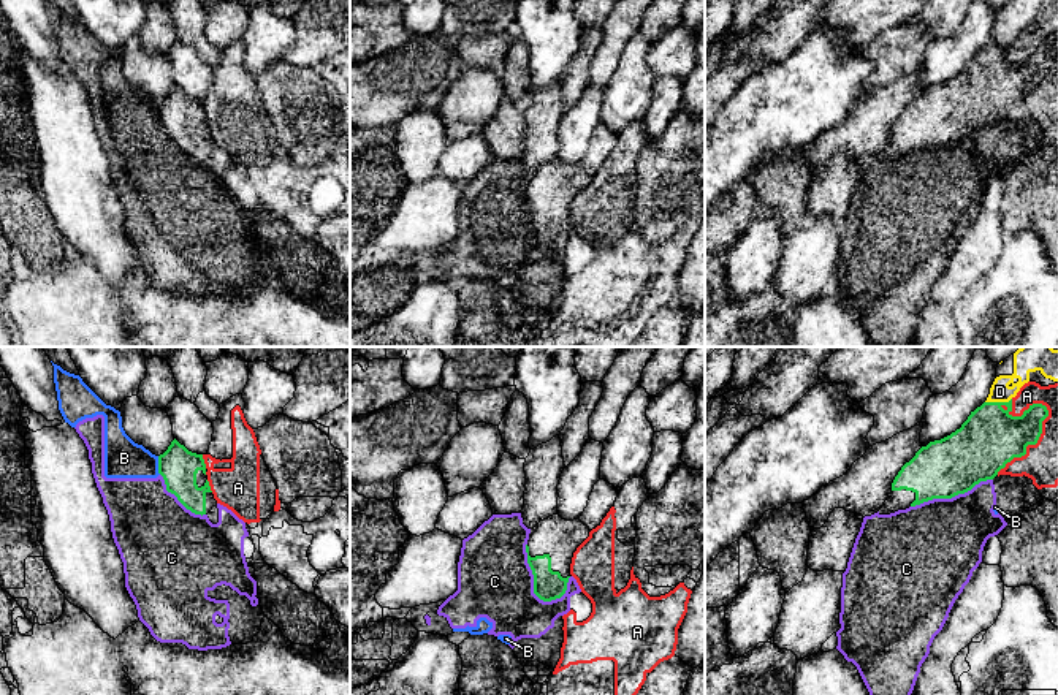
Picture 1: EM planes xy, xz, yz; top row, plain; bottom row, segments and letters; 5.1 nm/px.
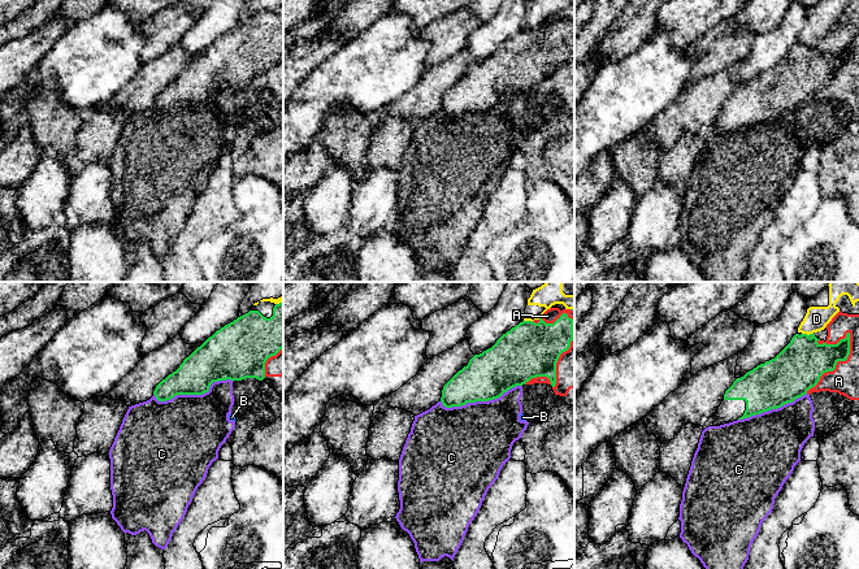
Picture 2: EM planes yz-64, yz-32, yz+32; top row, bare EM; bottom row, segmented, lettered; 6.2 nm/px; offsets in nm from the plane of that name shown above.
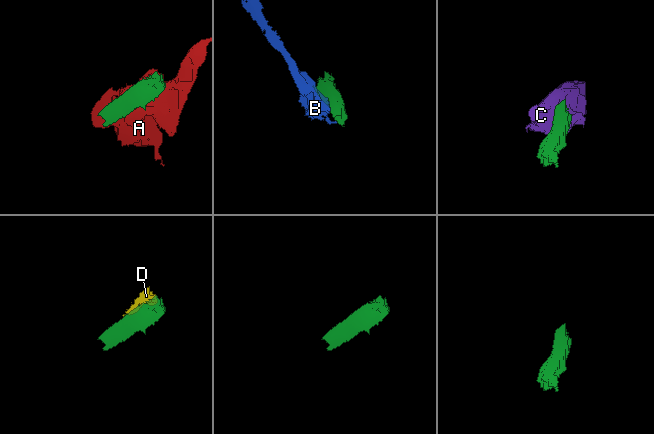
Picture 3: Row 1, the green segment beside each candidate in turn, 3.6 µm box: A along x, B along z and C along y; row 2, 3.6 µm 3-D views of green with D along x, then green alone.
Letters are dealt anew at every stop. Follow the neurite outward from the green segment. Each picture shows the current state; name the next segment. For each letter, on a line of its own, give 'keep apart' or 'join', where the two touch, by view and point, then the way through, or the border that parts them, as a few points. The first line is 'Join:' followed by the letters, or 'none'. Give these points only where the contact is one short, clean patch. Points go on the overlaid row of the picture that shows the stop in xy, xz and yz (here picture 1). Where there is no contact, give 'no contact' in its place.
Join: none
A: keep apart | yz (1033, 444)
B: keep apart | xy (159, 466) | along xy (157, 456), (157, 470), (160, 474)
C: keep apart | xz (534, 581)
D: keep apart | yz (998, 402)

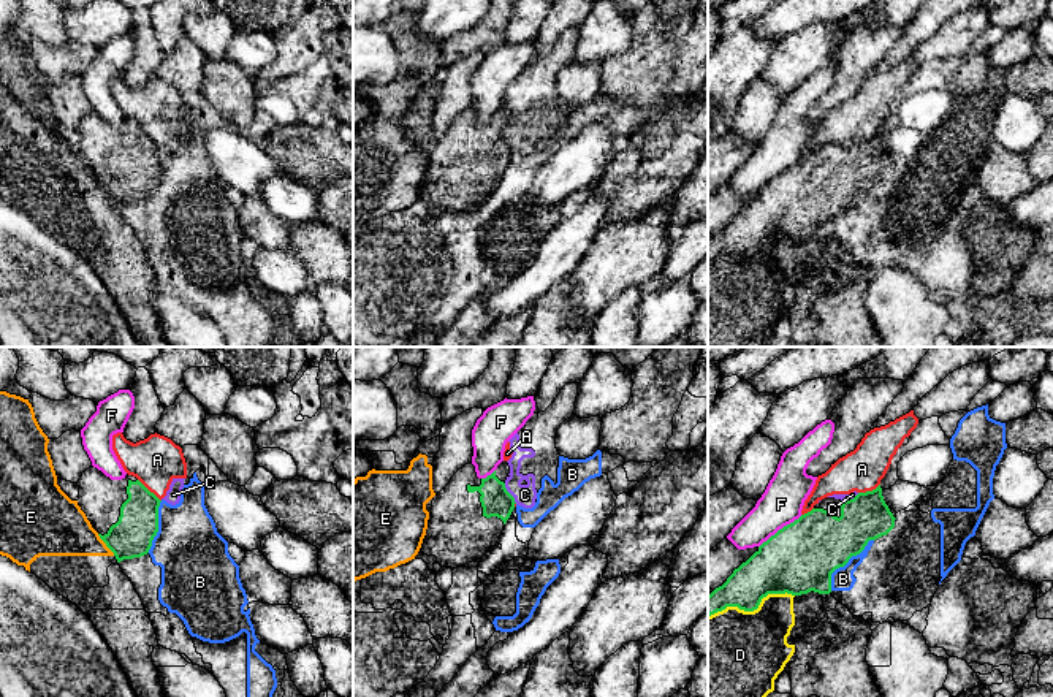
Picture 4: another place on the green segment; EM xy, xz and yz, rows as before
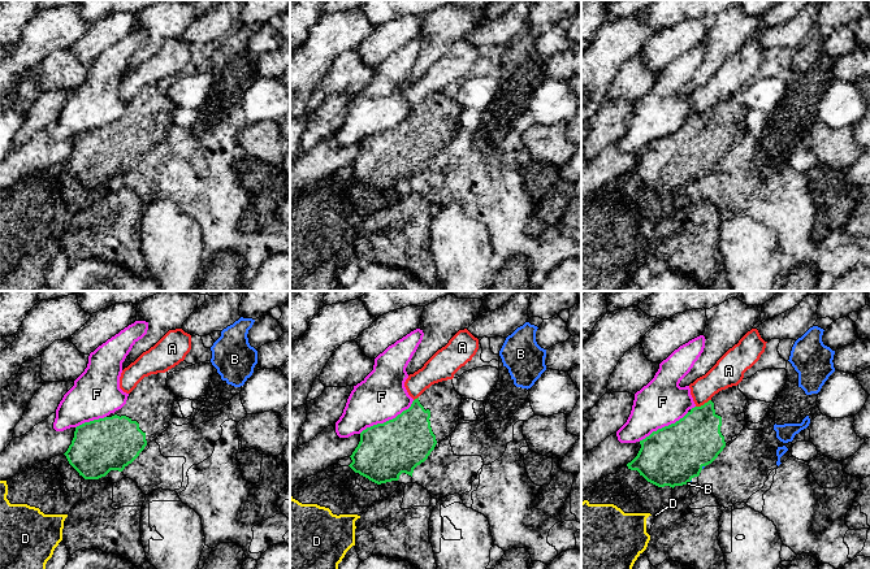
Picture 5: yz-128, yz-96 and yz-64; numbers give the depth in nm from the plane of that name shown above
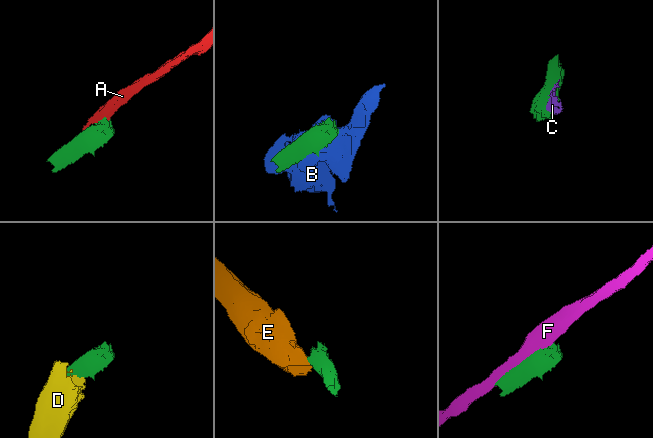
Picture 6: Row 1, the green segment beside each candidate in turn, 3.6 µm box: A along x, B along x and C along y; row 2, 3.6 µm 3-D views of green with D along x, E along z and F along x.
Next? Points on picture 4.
Join: none
A: keep apart | xy (148, 490)
B: keep apart | yz (844, 564)
C: keep apart | xz (509, 493)
D: keep apart | yz (752, 610)
E: keep apart | xy (106, 545) | along xy (97, 534), (114, 555)
F: keep apart | yz (779, 529)

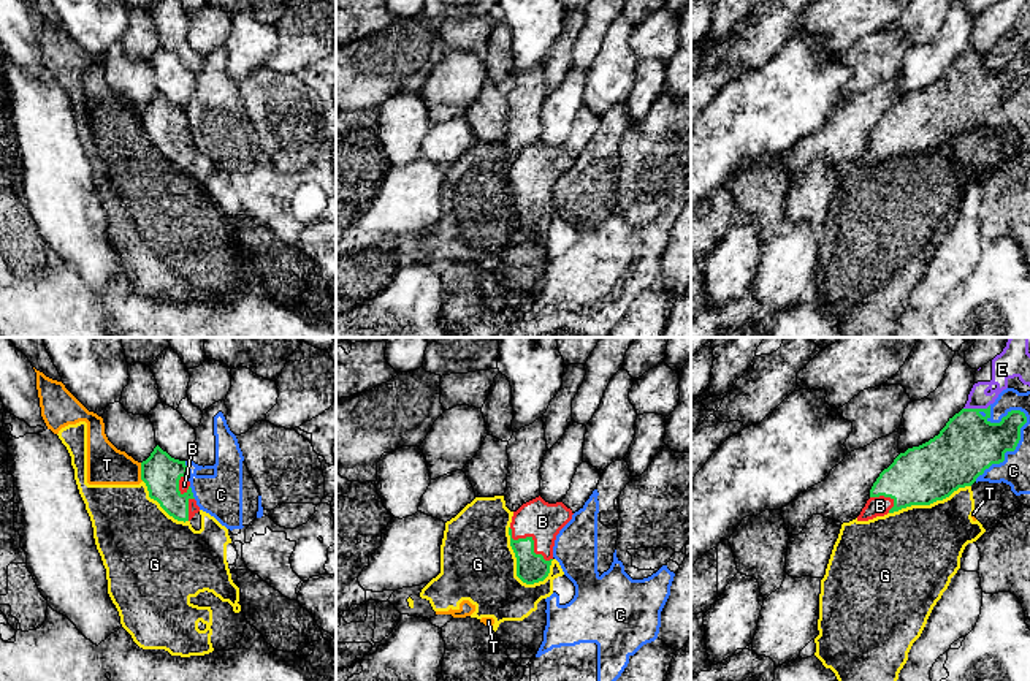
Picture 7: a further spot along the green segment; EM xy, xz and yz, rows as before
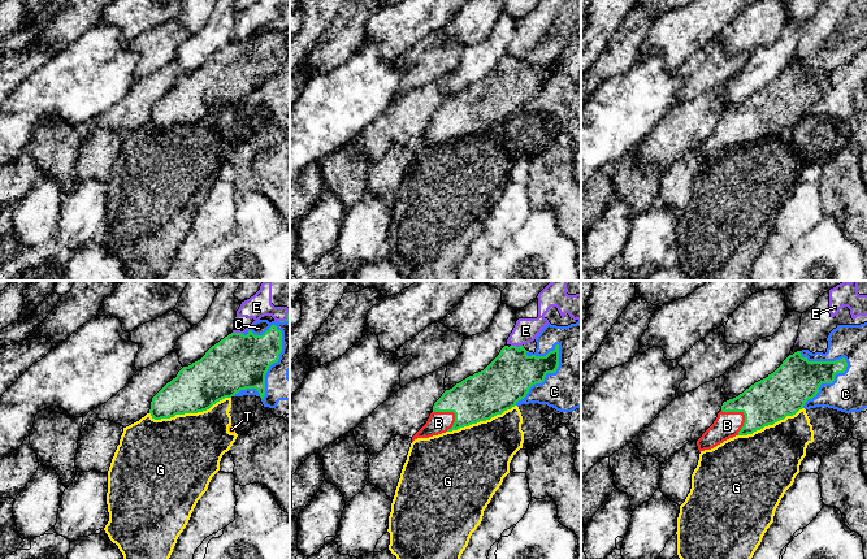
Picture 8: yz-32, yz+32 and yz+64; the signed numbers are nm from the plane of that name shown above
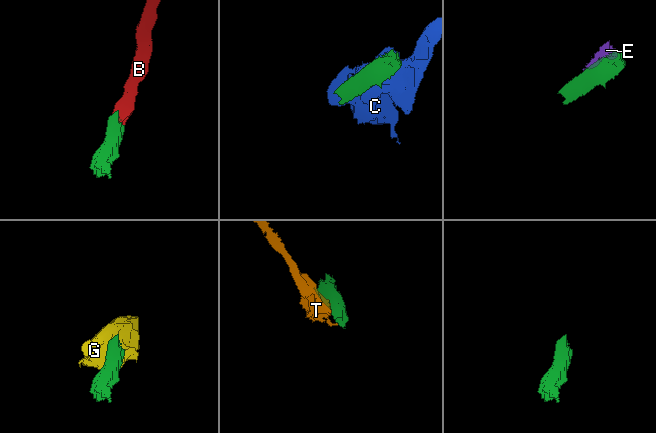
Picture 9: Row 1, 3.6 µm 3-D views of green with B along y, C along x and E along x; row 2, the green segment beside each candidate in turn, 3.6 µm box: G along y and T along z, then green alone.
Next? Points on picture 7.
Join: B
B: join | xz (533, 540) | across xz (531, 567), (533, 540), (533, 531), (542, 521)
C: keep apart | yz (1011, 450)
E: keep apart | yz (976, 409)
G: keep apart | xz (517, 564)
T: keep apart | xy (141, 472) | along xy (140, 463), (140, 477), (143, 480)

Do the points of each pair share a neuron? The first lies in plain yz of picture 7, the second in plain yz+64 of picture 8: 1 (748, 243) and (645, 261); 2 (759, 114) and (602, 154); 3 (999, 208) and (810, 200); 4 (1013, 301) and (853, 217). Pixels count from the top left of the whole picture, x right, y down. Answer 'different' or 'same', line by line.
1: different
2: same
3: different
4: different

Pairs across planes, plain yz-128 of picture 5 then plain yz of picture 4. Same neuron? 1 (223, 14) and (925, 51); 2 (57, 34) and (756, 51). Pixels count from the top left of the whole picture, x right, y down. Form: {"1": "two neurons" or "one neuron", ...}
{"1": "one neuron", "2": "one neuron"}

